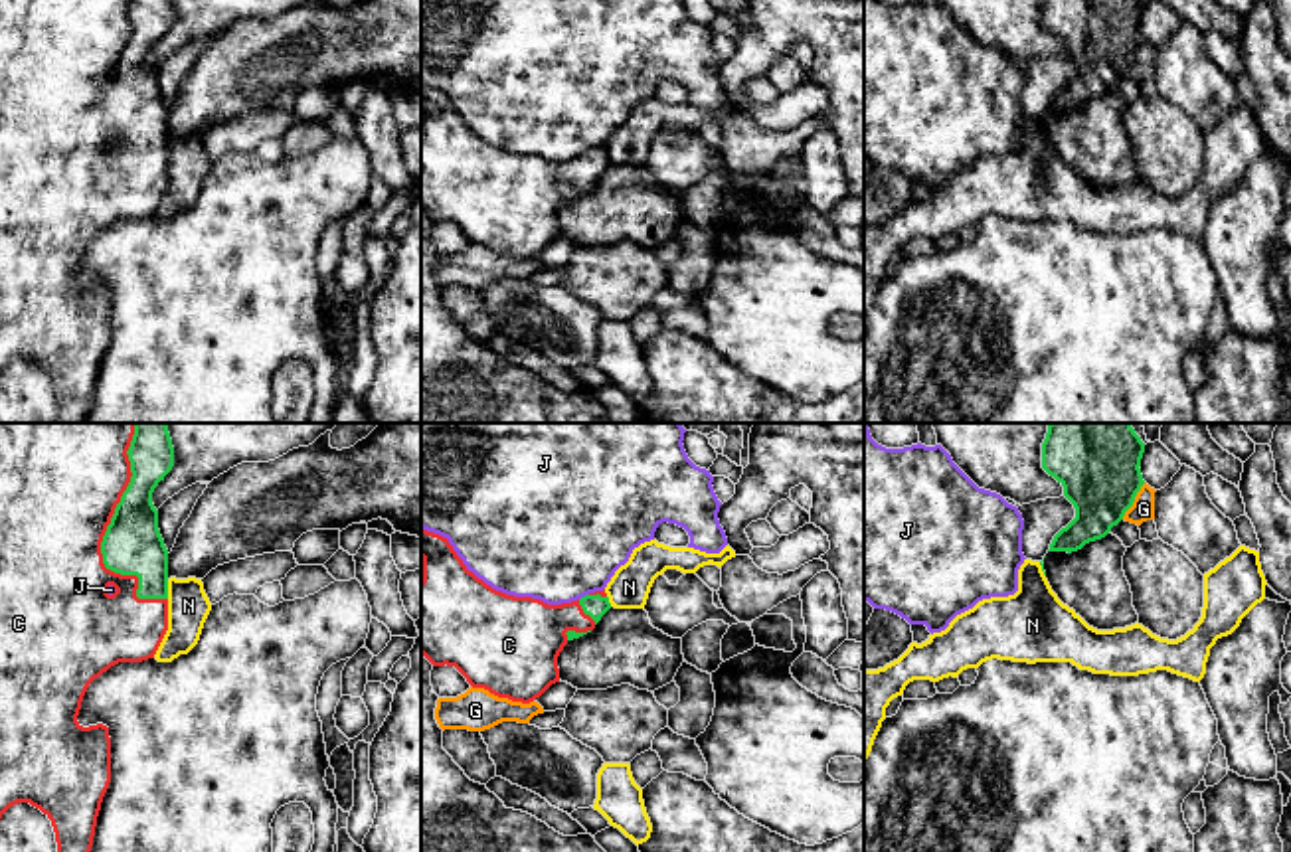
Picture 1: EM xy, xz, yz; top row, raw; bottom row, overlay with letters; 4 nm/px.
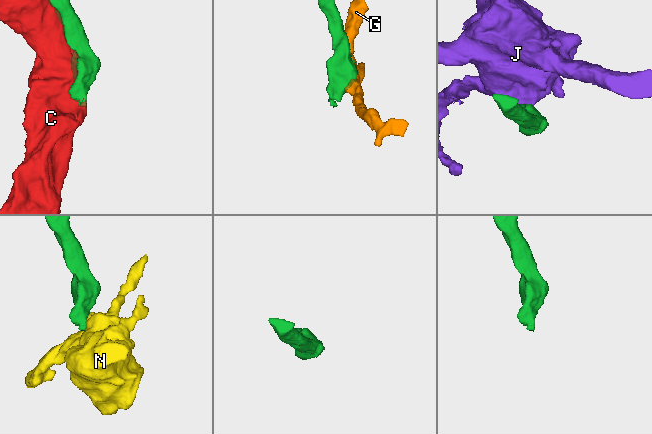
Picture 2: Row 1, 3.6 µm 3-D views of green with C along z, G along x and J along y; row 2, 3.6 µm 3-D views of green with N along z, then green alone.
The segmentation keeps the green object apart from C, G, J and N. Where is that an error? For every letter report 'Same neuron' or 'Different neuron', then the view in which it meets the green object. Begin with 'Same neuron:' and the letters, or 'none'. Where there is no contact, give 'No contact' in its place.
Same neuron: C
C: Same neuron. Touches green in xy
G: Different neuron. Touches green in yz
J: Different neuron. Touches green in xz
N: Different neuron. Touches green in xy

